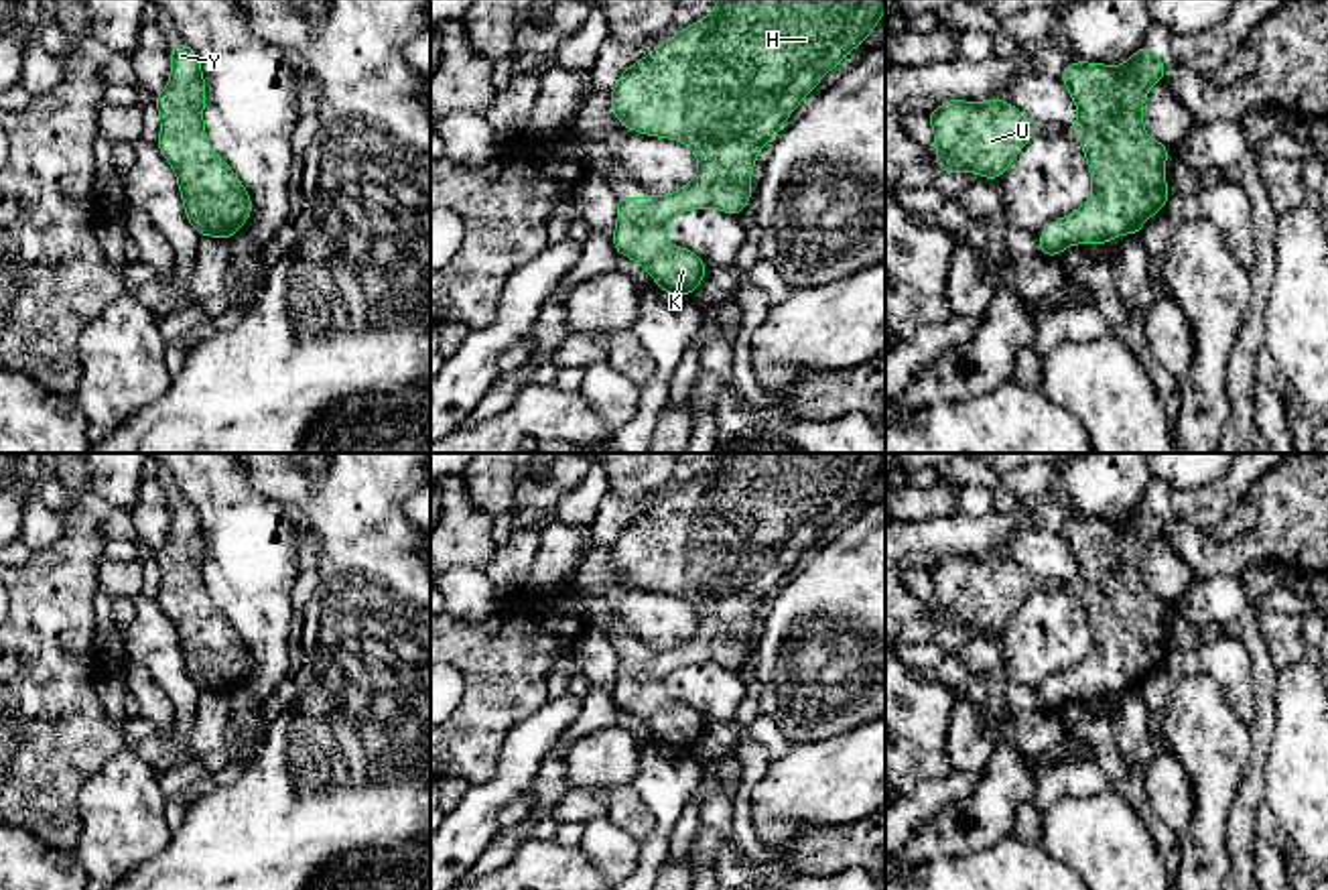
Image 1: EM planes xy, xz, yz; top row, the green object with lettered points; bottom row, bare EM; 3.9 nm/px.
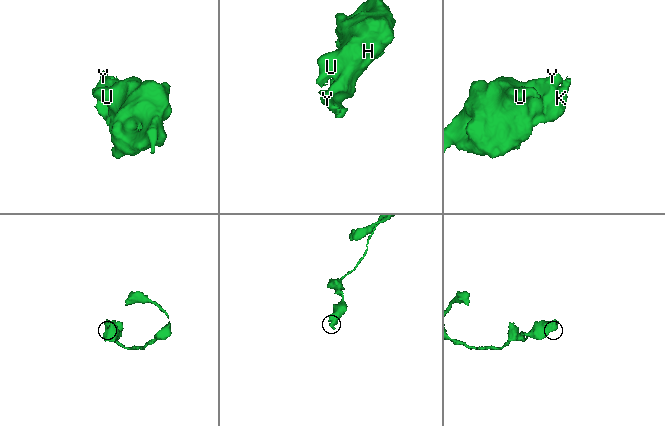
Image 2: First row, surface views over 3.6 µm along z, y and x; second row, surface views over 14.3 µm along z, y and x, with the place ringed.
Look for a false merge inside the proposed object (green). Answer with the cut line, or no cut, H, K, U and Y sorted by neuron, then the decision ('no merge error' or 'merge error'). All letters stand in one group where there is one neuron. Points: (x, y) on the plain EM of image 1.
no cut; H K U Y; no merge error

